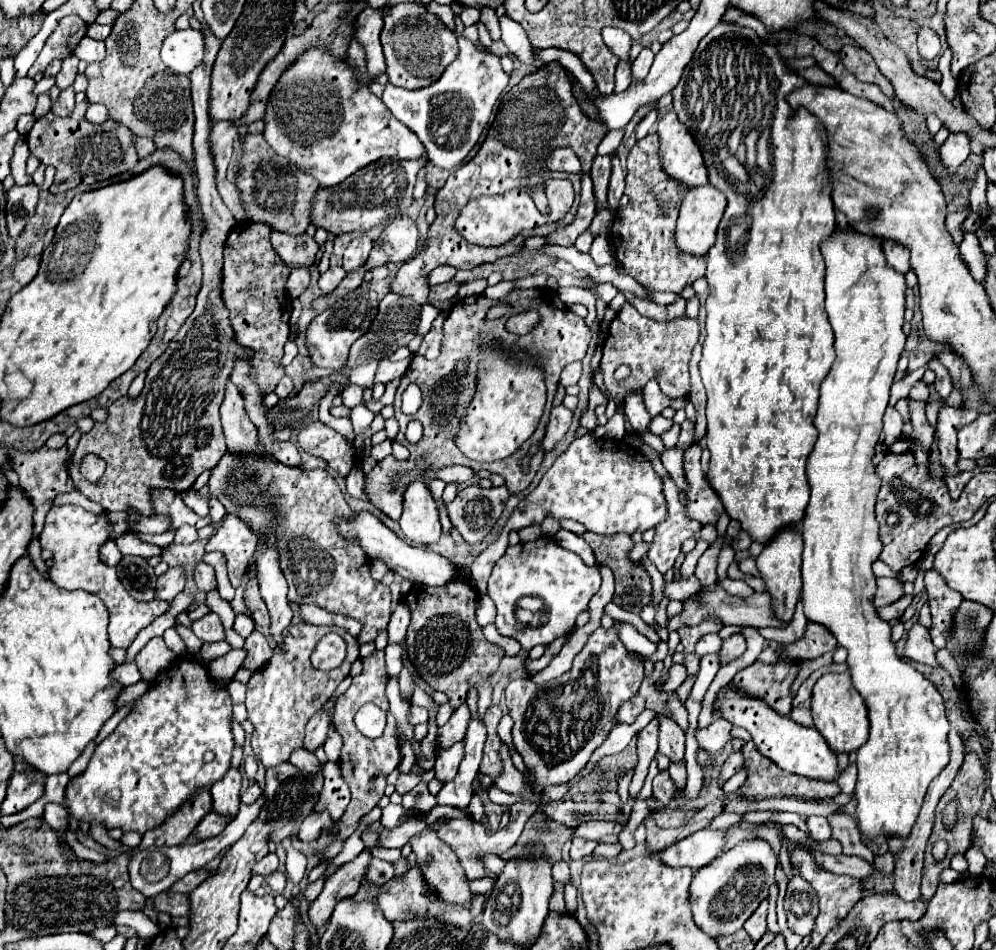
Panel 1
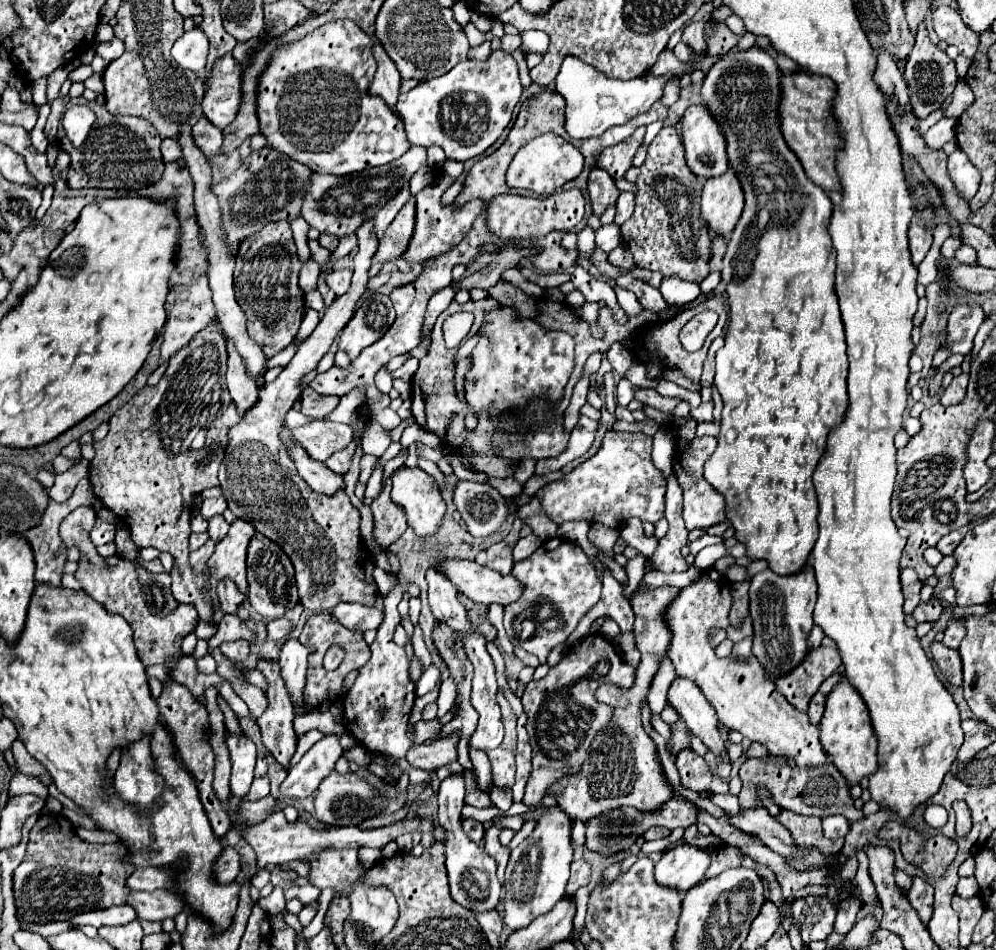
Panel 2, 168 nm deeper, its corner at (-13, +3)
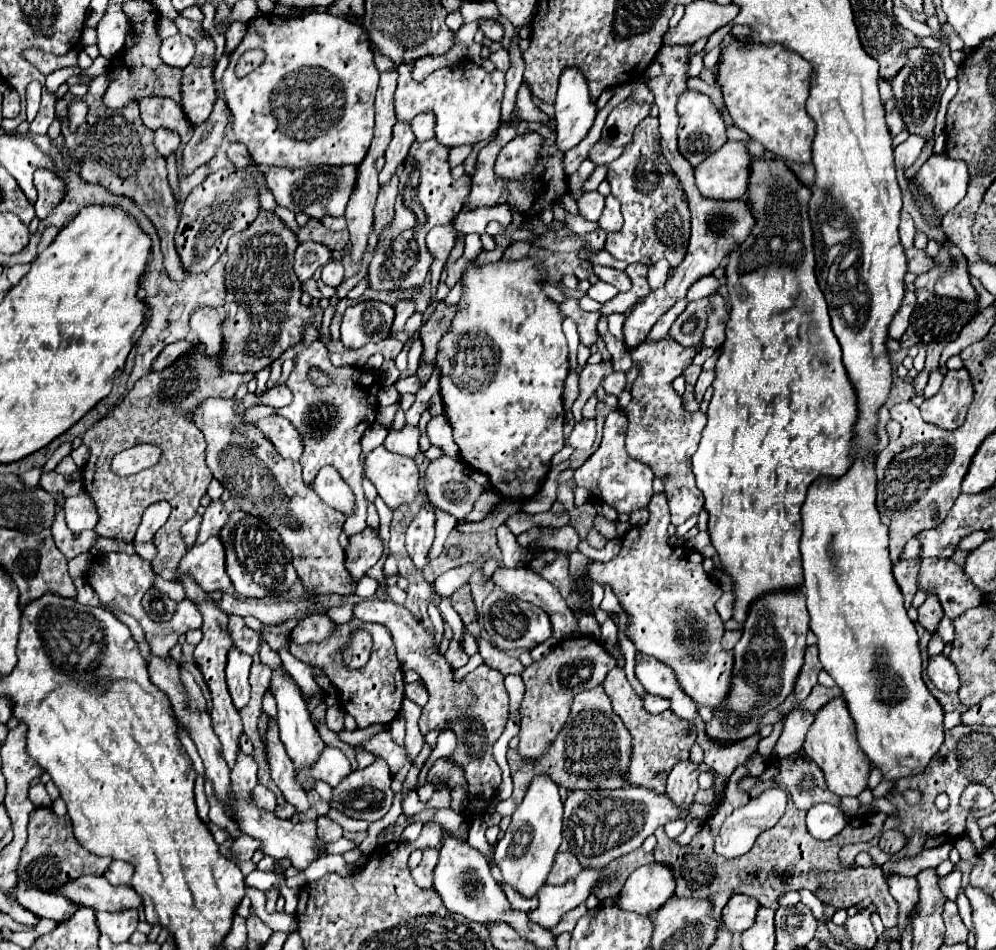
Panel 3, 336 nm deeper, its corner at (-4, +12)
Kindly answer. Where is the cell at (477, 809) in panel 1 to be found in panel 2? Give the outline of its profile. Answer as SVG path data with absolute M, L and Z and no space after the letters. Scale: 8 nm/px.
M503 816L495 817L493 819L494 826L499 825L499 827L510 828L515 833L517 833L523 826L524 820L521 816Z

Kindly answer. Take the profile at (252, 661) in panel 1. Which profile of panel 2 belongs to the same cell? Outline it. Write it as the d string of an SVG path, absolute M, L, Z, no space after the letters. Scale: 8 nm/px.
M261 659L257 669L269 681L267 691L267 709L257 719L257 725L263 735L263 745L273 753L273 757L289 769L291 757L297 749L297 737L293 731L293 705L289 703L289 693L285 691L285 683L281 683L281 673L275 661Z

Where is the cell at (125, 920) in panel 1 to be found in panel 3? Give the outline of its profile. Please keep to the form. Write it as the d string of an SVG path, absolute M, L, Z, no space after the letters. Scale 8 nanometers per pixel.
M22 882L18 884L14 896L18 898L18 902L24 908L34 912L36 916L52 918L56 922L72 916L80 908L74 902L68 902L66 898L62 898L60 894L50 894L50 892L40 892L40 890L34 890L34 888L26 888Z

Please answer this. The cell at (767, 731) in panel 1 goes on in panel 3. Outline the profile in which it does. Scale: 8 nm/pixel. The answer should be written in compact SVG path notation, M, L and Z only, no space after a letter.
M664 492L652 496L648 510L650 520L622 538L620 554L610 562L592 562L588 576L614 588L628 614L628 638L636 650L672 666L684 692L696 704L716 710L728 698L728 682L732 682L732 652L720 646L724 622L714 608L722 588L704 572L702 556L676 554L670 546L670 510Z

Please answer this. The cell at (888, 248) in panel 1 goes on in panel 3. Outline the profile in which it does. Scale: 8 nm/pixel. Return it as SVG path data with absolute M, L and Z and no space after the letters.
M902 212L902 220L900 220L900 242L902 242L902 246L906 250L914 246L914 236L916 236L914 222L912 222L912 218L910 218L908 212Z

